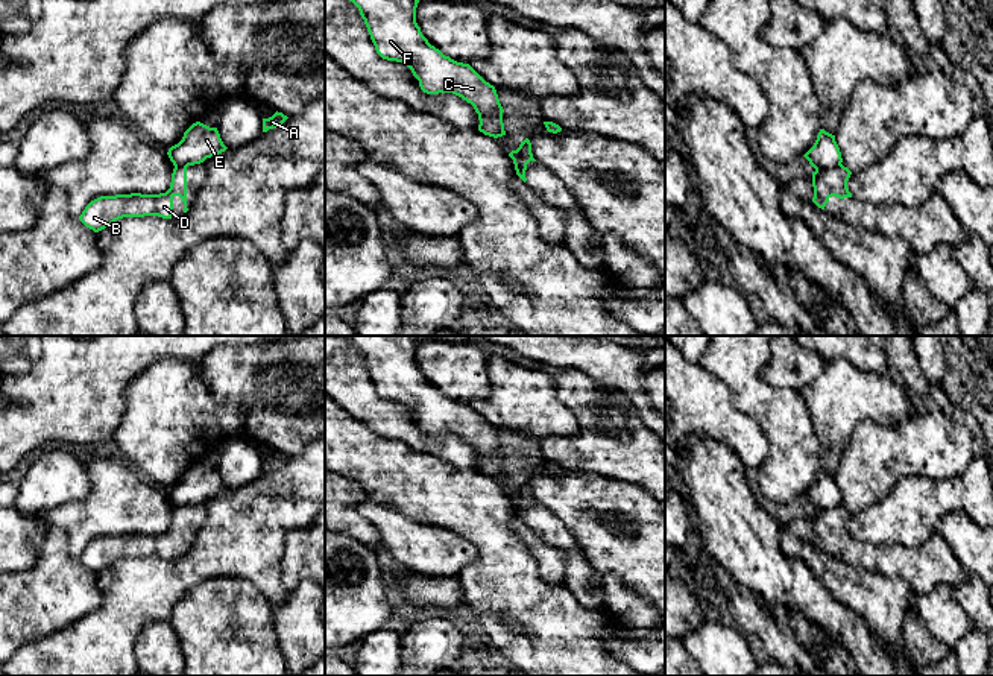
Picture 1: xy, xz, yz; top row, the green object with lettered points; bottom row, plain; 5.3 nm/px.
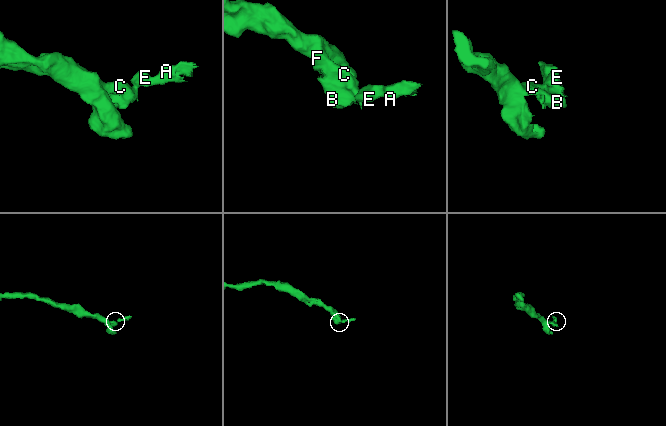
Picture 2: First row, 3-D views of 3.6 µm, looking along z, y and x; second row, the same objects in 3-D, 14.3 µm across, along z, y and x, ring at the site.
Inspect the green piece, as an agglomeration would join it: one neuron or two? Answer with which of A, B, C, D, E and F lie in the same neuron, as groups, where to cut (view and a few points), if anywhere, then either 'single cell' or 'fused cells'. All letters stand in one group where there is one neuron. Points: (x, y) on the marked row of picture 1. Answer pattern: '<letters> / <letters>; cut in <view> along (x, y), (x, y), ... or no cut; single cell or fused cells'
A E / B C D F; cut in yz along (840, 163), (816, 170); fused cells

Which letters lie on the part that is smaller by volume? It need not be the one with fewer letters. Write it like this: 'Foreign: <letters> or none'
Foreign: A, E

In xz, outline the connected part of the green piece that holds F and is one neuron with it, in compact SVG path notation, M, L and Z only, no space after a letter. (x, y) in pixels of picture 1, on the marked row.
M349 0L358 11L377 53L407 65L427 94L452 93L478 114L478 131L506 135L496 90L469 64L457 62L431 46L416 23L419 0Z

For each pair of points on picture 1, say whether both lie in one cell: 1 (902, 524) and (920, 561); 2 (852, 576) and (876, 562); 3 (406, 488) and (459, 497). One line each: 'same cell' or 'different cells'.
1: different cells
2: different cells
3: same cell

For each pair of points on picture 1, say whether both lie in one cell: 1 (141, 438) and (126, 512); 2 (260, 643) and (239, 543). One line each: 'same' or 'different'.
1: different
2: different

